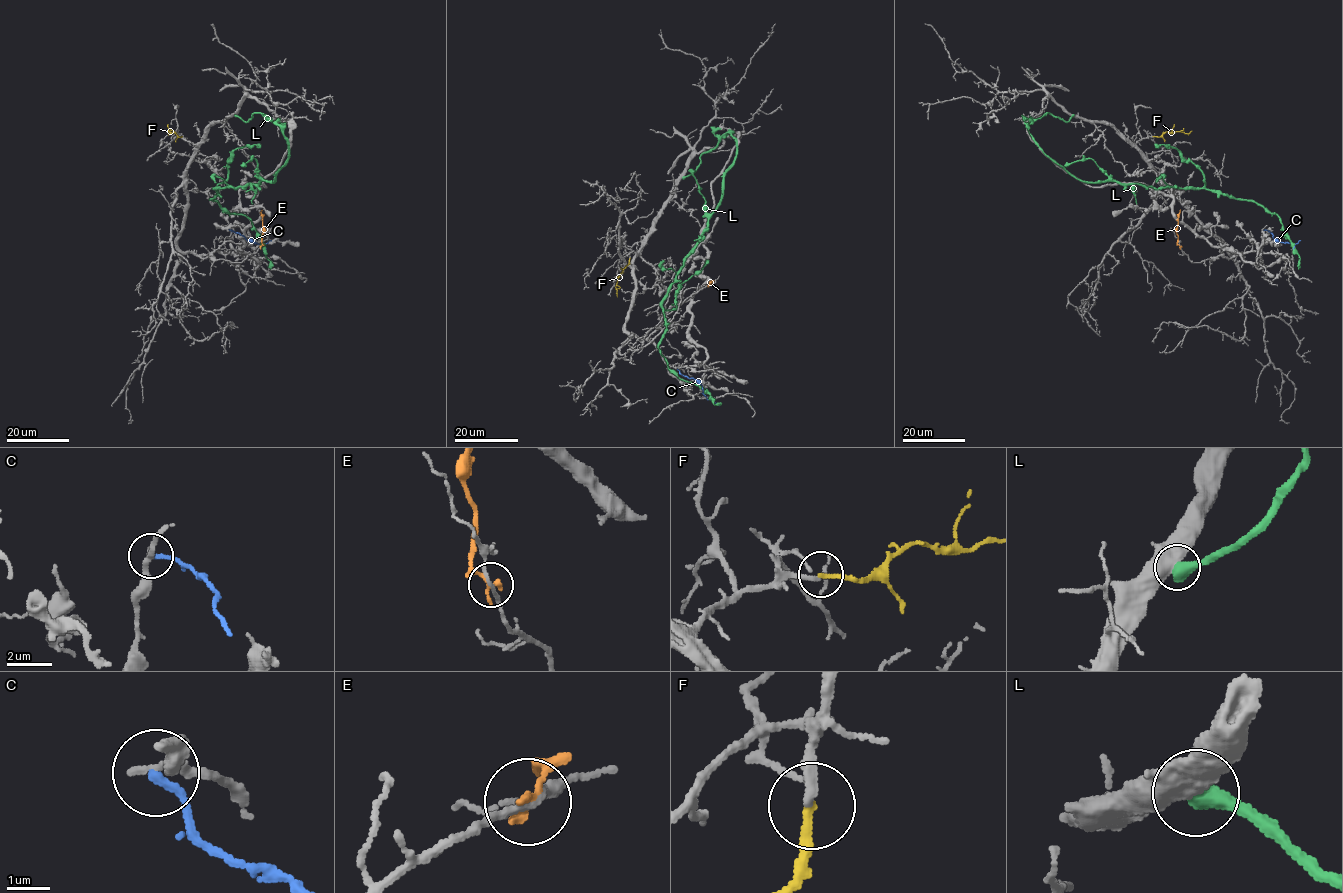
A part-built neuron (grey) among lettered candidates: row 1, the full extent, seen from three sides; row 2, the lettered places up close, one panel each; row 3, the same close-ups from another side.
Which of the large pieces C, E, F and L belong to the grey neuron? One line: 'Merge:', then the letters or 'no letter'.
Merge: F

